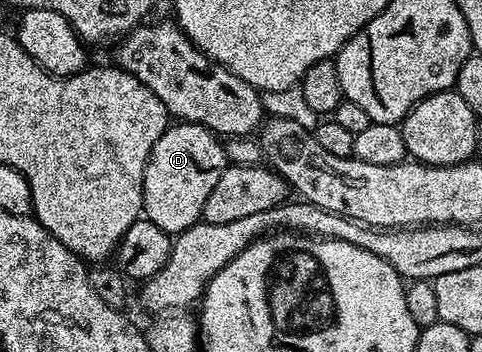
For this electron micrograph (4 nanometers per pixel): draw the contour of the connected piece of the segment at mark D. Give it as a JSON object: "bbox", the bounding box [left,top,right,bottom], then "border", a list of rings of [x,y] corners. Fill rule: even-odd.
{"bbox":[144,121,227,236],"border":[[[179,121],[167,125],[152,148],[144,172],[144,217],[152,220],[156,228],[164,228],[164,232],[171,236],[192,228],[202,221],[204,200],[208,200],[212,188],[216,188],[216,180],[220,180],[227,165],[226,150],[219,135],[194,122]]]}

